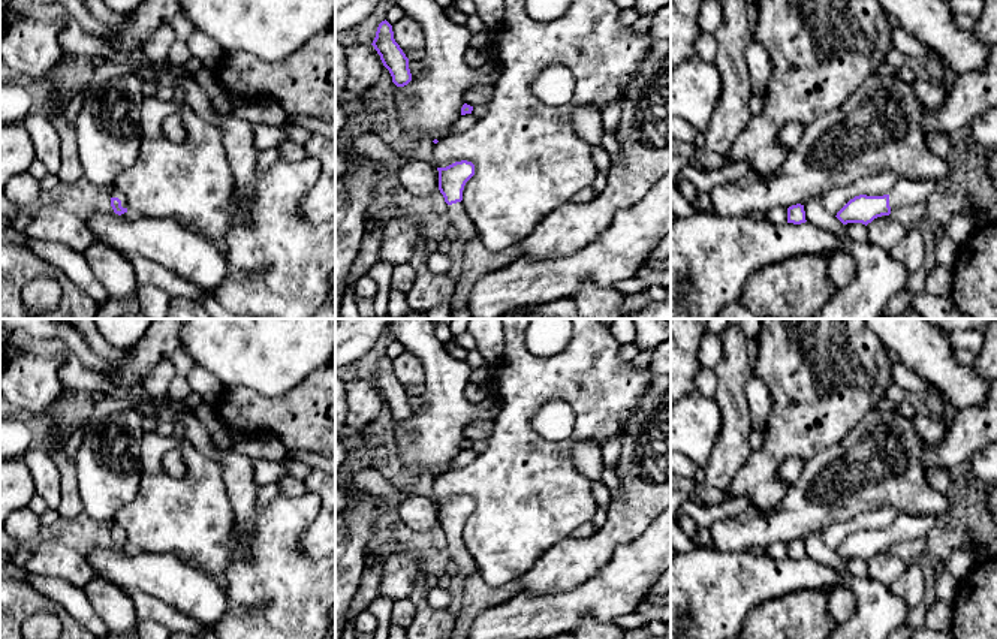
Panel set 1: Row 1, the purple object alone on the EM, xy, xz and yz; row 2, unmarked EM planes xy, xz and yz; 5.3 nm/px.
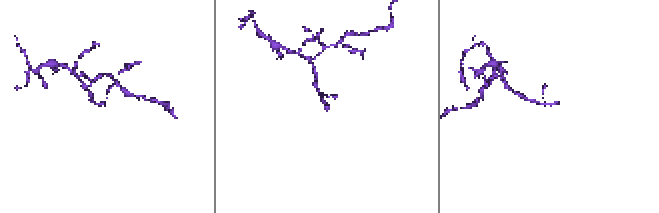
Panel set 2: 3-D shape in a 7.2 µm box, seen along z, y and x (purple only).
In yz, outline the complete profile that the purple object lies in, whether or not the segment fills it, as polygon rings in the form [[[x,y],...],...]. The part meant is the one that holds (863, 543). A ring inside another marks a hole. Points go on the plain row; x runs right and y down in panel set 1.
[[[898,515],[889,530],[855,531],[835,552],[843,560],[862,558],[867,561],[877,552],[889,551],[895,543],[927,539],[936,525],[936,521],[937,518],[933,516]]]

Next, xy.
[[[111,524],[111,542],[112,542],[114,548],[118,551],[127,548],[127,534],[117,524]]]

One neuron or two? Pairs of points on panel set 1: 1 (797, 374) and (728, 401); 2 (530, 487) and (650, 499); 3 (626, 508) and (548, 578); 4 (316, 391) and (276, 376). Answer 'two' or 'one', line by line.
1: two
2: two
3: one
4: two

